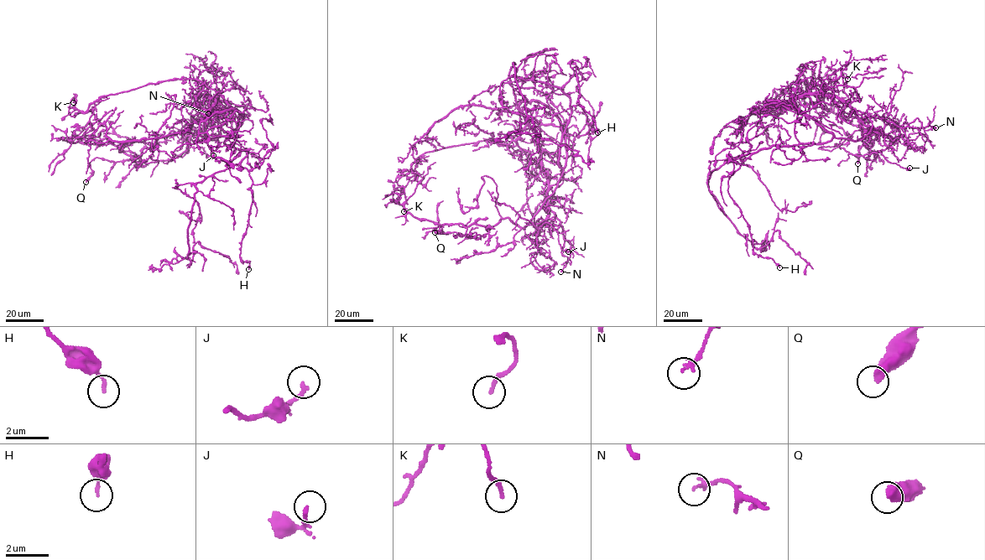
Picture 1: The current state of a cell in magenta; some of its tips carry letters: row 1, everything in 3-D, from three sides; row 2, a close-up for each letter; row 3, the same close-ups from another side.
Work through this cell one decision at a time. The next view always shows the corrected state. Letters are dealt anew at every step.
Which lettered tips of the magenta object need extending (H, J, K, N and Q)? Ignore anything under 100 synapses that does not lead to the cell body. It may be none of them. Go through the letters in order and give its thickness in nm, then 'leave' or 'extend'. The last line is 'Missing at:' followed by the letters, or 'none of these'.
H: 130 nm | leave
J: 180 nm | leave
K: 170 nm | leave
N: 200 nm | leave
Q: 480 nm | leave
Missing at: none of these

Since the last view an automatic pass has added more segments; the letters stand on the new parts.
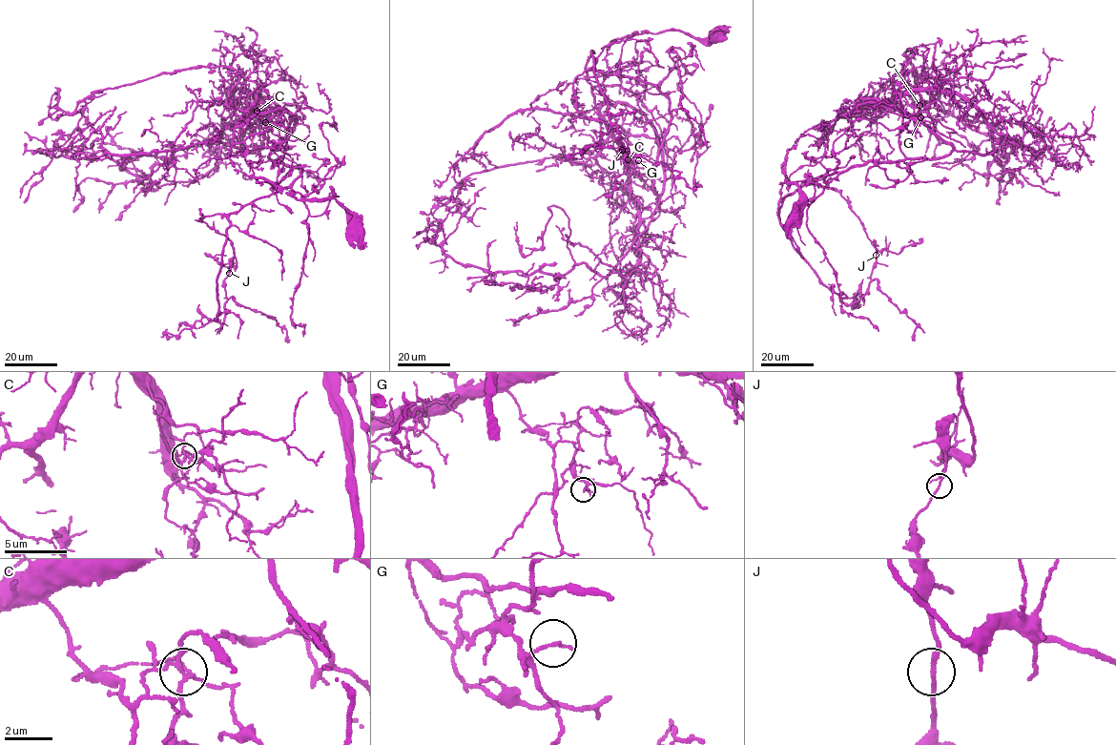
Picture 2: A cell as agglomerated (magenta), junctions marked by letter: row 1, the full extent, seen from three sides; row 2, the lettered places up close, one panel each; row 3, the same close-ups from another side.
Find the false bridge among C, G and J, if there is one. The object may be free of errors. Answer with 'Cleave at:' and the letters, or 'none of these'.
Cleave at: none of these

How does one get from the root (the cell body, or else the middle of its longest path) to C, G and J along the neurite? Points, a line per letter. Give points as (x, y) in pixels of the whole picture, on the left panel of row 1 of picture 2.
C: (356, 231), (355, 216), (334, 198), (298, 200), (251, 175), (246, 145), (232, 139), (241, 115), (257, 111)
G: (356, 231), (355, 216), (334, 198), (298, 200), (251, 175), (233, 131), (252, 106), (265, 122)
J: (356, 231), (334, 198), (253, 176), (251, 135), (301, 174), (230, 215), (220, 329), (229, 273)

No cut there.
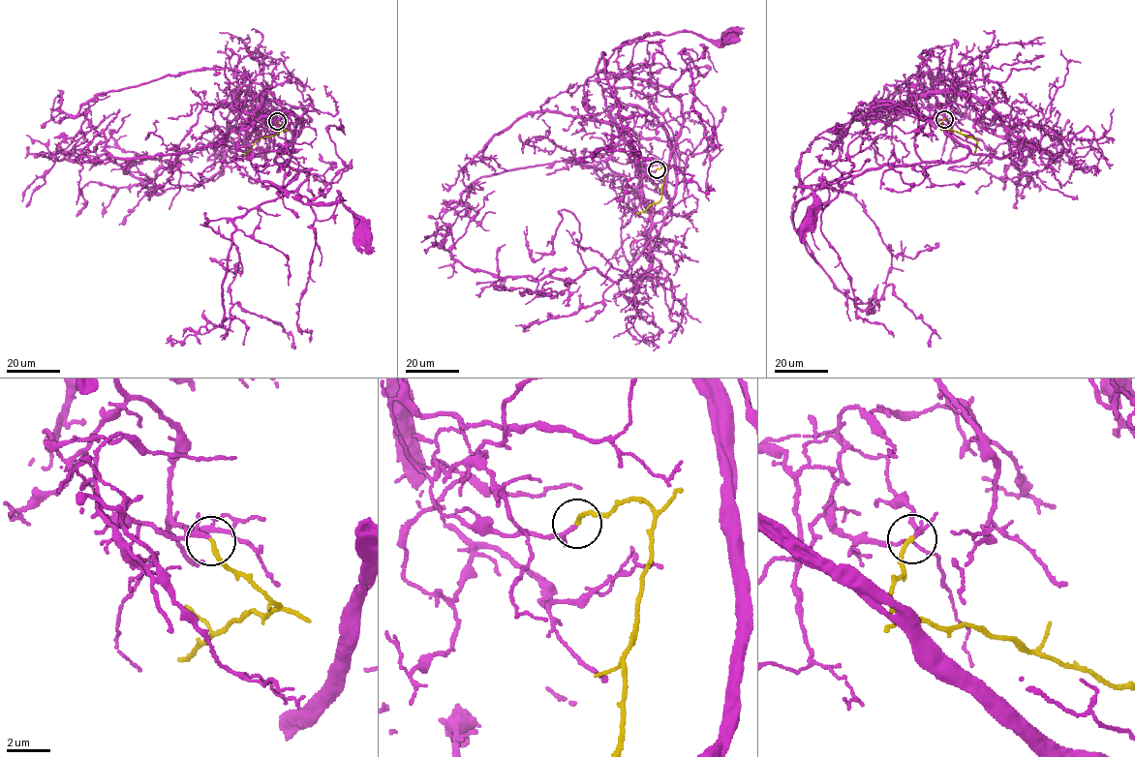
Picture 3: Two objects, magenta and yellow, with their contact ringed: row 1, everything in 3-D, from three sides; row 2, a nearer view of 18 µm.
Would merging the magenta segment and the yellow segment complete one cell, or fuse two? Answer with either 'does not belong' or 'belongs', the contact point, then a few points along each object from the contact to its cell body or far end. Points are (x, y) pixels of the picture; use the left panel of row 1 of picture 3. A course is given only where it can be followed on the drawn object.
belongs; at (277, 121); magenta runs (277, 121), (258, 108), (240, 133), (257, 179), (304, 204), (340, 201), (360, 219), (363, 235); yellow runs (277, 121), (286, 129), (260, 138), (242, 155)

